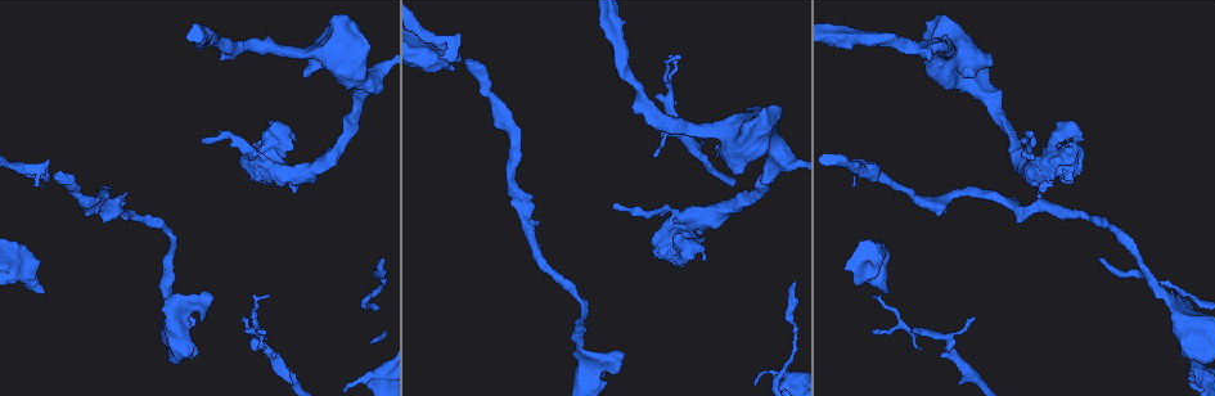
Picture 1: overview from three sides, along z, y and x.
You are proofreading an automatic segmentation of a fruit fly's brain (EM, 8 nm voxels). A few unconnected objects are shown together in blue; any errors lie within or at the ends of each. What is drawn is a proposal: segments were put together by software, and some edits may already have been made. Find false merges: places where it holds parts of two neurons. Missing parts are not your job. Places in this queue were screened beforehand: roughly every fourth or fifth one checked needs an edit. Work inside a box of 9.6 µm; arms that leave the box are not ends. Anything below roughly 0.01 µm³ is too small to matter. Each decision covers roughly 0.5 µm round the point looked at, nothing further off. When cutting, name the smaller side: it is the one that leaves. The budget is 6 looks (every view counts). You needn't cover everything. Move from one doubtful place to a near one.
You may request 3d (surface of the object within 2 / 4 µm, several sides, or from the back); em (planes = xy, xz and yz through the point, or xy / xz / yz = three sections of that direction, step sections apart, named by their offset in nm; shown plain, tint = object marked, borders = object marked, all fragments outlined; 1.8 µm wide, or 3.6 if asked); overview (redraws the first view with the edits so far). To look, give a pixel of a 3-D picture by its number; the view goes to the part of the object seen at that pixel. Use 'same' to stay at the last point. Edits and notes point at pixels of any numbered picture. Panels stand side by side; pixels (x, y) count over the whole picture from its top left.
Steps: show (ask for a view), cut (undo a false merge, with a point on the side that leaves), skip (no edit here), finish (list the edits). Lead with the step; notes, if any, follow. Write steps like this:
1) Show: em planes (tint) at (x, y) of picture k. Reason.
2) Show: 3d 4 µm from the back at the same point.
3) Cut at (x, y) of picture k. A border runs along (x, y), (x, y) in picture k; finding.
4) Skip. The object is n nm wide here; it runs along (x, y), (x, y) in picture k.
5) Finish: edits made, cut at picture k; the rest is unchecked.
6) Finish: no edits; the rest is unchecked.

Show: em planes (tint) at (687, 226) of picture 1. Calibre changes.

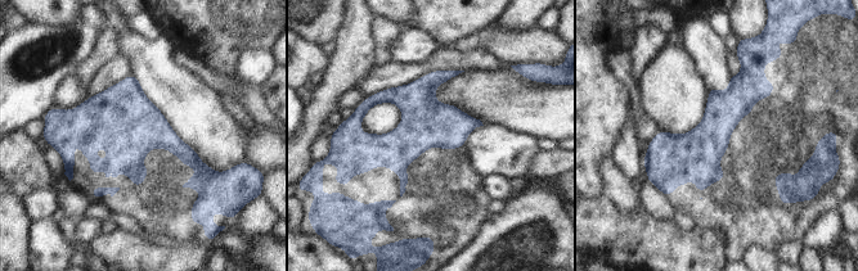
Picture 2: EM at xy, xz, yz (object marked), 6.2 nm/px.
Skip. It runs along (746, 64), (745, 90), (664, 189) in picture 2; continuous, no second neuron.

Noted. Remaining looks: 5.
Show: 3d 4 µm at (1199, 376) of picture 1. Thick turns thin.

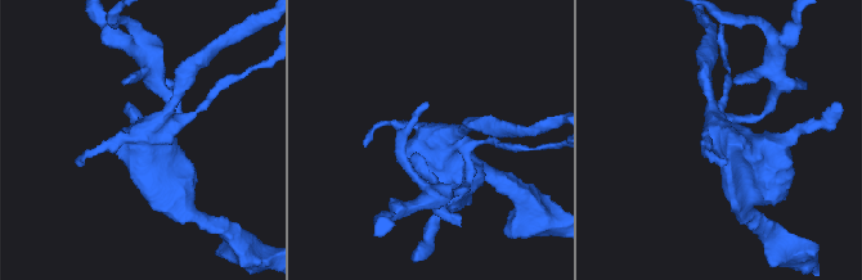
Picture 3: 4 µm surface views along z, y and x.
Show: em 3.6 µm planes (tint) at (716, 141) of picture 3.

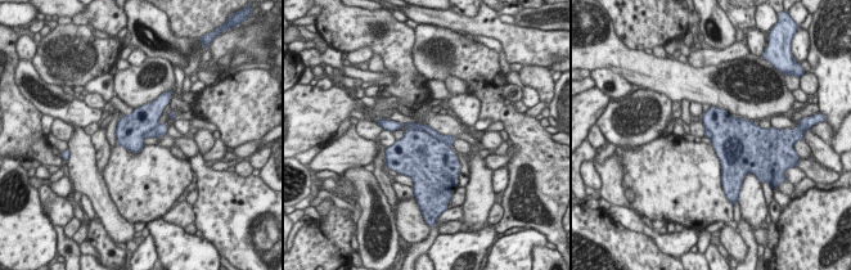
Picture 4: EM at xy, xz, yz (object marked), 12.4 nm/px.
Cut at (706, 133) of picture 4. A border runs along (706, 129), (712, 134), (711, 139) in picture 4; two neurons meet here.

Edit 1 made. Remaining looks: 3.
Show: overview. See it whole again.

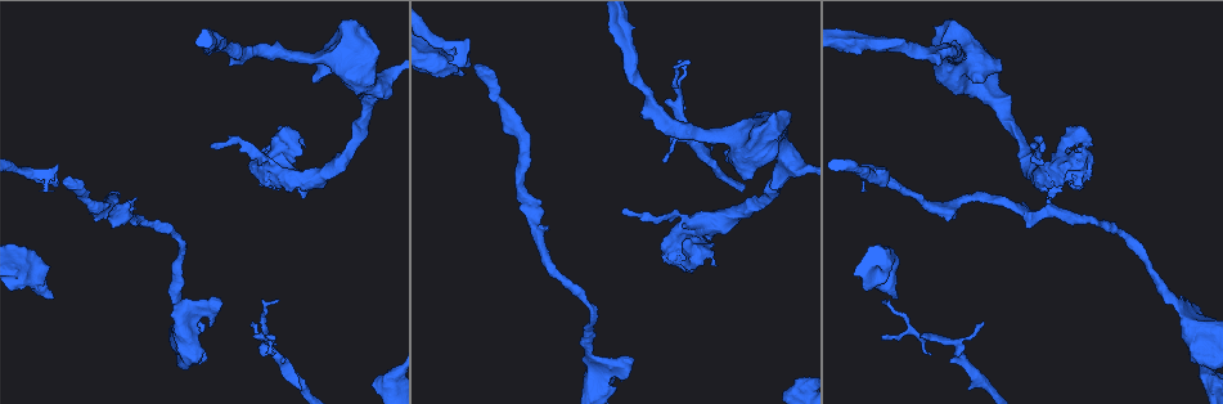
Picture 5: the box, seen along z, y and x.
Show: em xz step 4 (borders) at (954, 343) of picture 5. Abrupt turn.

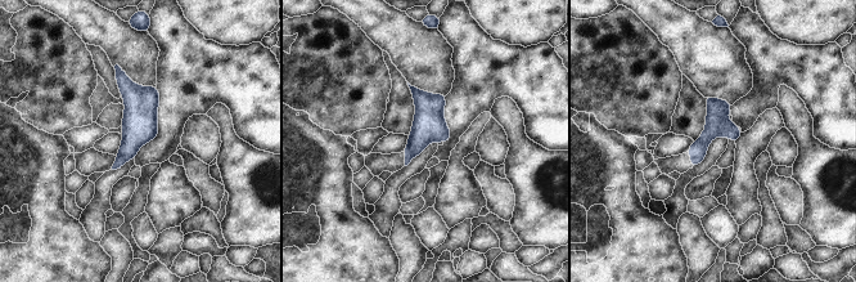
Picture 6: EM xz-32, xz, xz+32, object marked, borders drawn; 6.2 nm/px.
Cut at (429, 125) of picture 6. A second neuron is stuck on.

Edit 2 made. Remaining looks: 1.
Finish: edits made, cut at picture 4, cut at picture 6; the rest is unchecked.

